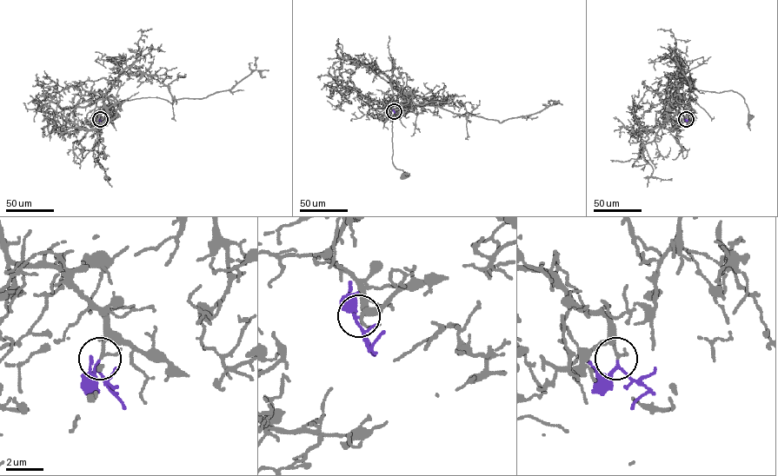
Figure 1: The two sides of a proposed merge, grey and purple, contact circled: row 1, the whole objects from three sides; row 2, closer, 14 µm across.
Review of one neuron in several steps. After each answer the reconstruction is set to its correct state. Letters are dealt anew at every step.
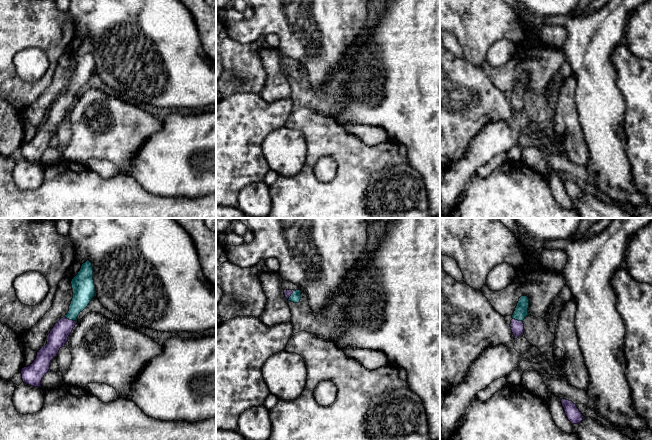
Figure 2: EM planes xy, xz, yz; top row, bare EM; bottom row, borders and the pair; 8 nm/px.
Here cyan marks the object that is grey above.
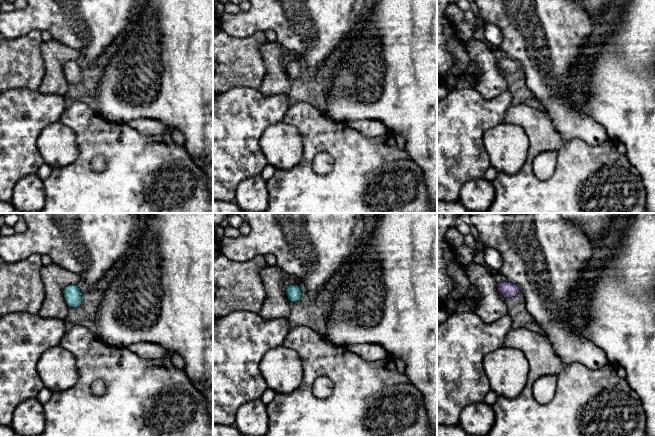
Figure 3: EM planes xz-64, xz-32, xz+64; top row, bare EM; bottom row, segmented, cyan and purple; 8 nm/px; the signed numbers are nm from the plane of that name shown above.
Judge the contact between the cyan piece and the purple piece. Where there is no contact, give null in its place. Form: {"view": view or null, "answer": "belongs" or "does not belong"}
{"view": "xy", "answer": "belongs"}

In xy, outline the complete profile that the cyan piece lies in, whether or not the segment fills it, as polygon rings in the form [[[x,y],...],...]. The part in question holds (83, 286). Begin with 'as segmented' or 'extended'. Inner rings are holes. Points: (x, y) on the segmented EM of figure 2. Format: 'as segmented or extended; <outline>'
extended; [[[87,260],[71,281],[73,298],[68,313],[61,318],[47,336],[47,344],[38,352],[34,362],[21,370],[23,382],[41,387],[44,375],[50,369],[51,360],[65,346],[68,337],[76,325],[78,315],[88,306],[95,296],[92,263]]]

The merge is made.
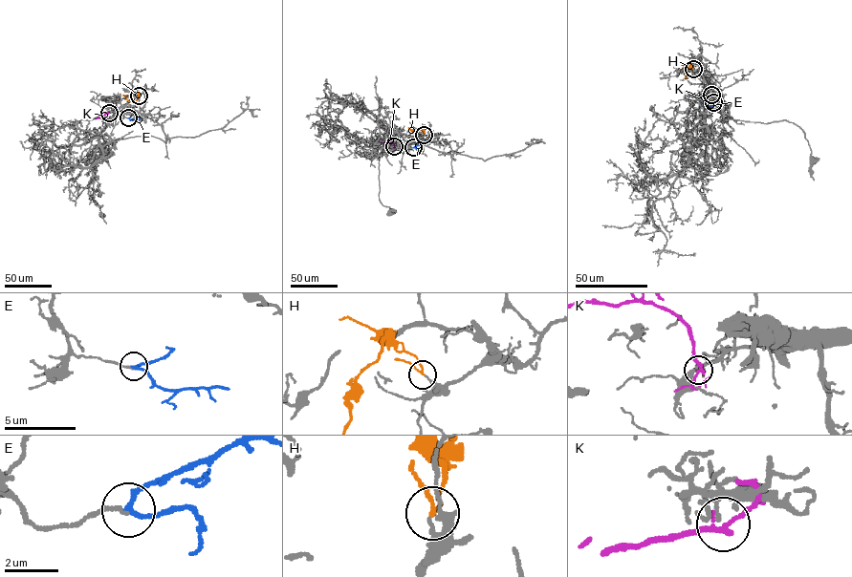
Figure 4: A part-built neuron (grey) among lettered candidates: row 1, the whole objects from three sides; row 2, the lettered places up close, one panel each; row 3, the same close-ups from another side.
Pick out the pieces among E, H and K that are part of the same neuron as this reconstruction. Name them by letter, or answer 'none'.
H

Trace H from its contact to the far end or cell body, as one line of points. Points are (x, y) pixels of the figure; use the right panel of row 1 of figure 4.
H: (693, 69), (689, 65), (685, 77), (688, 68), (684, 66)

